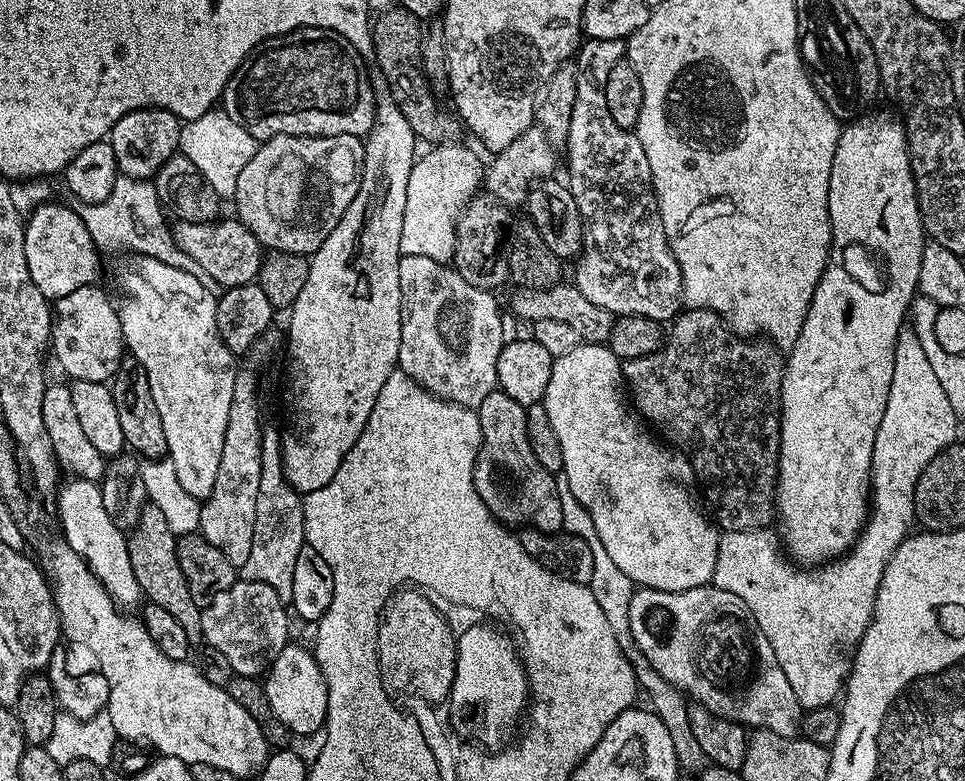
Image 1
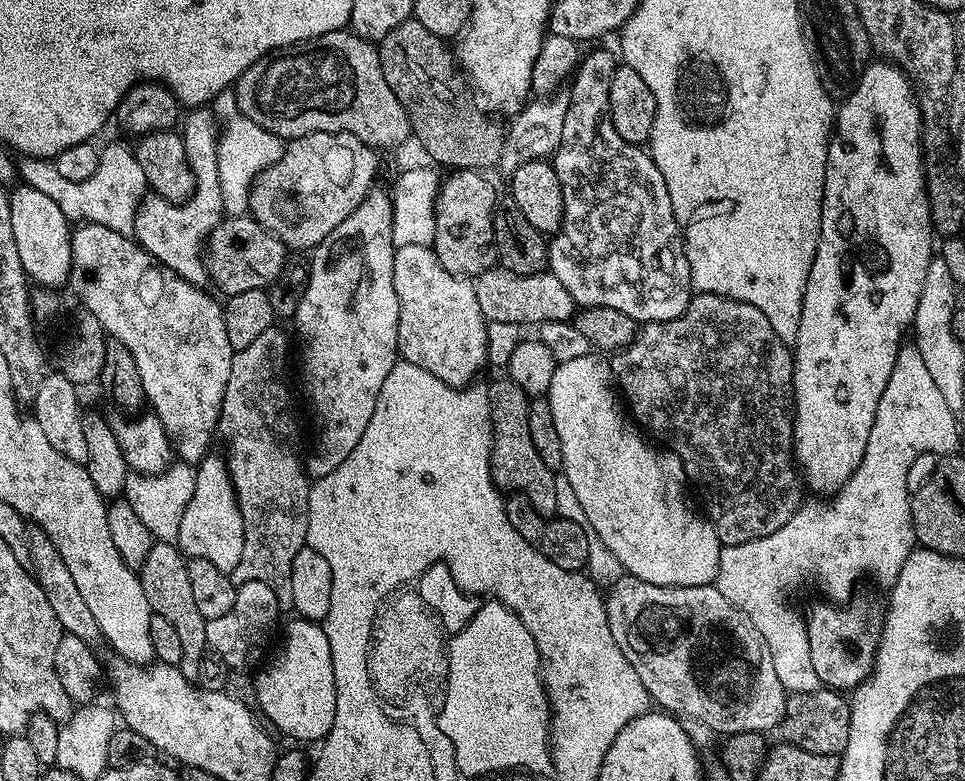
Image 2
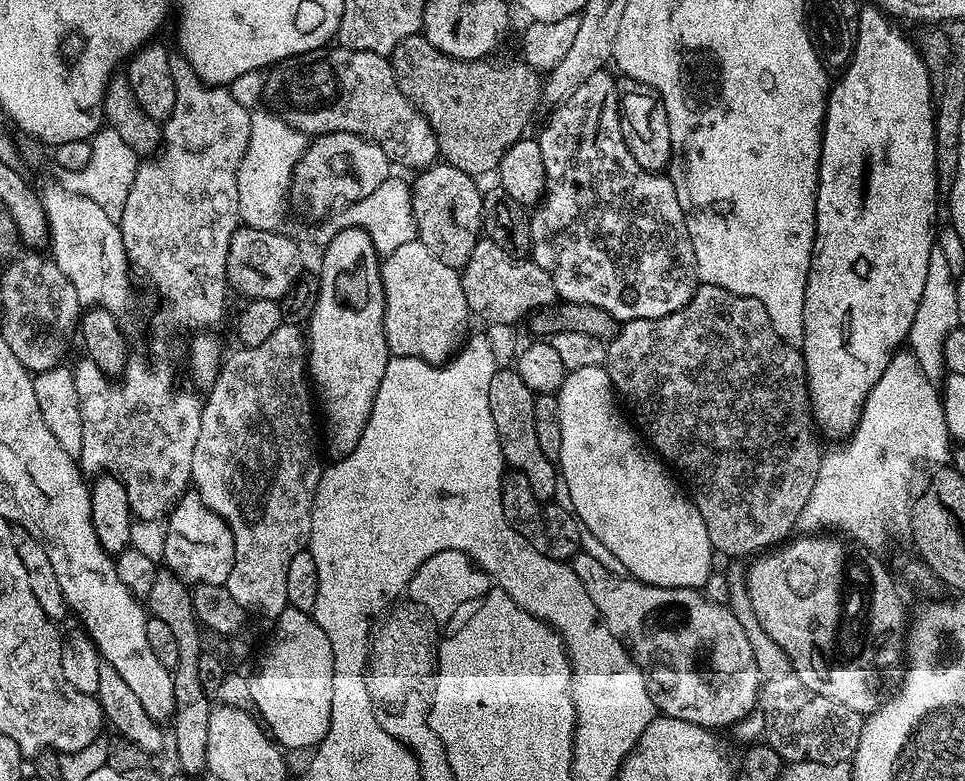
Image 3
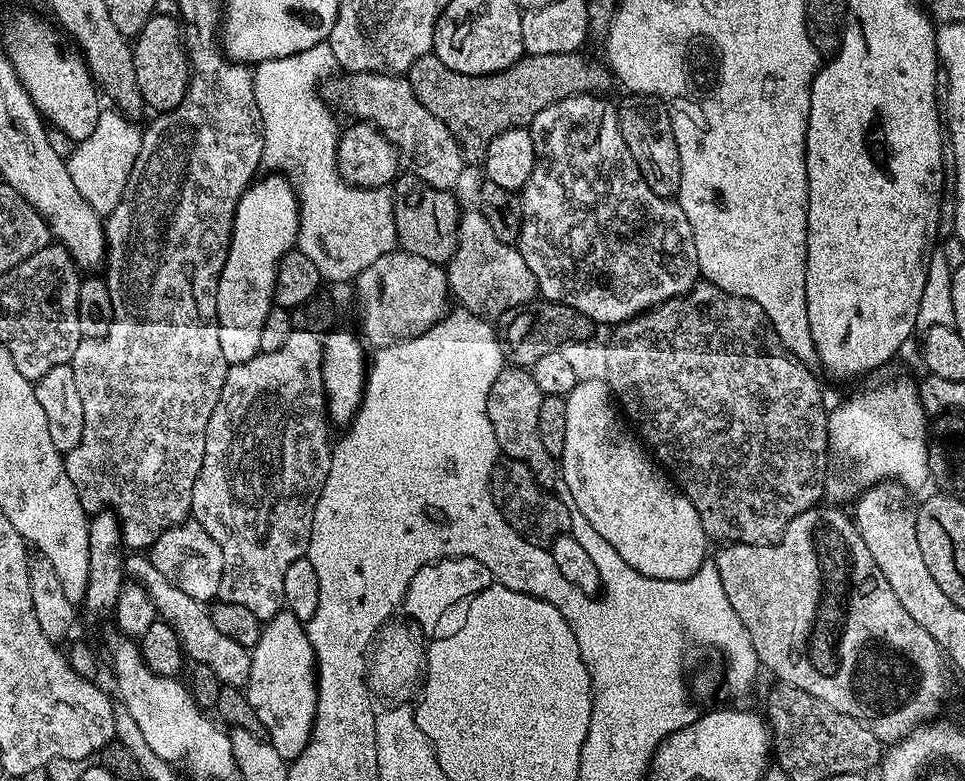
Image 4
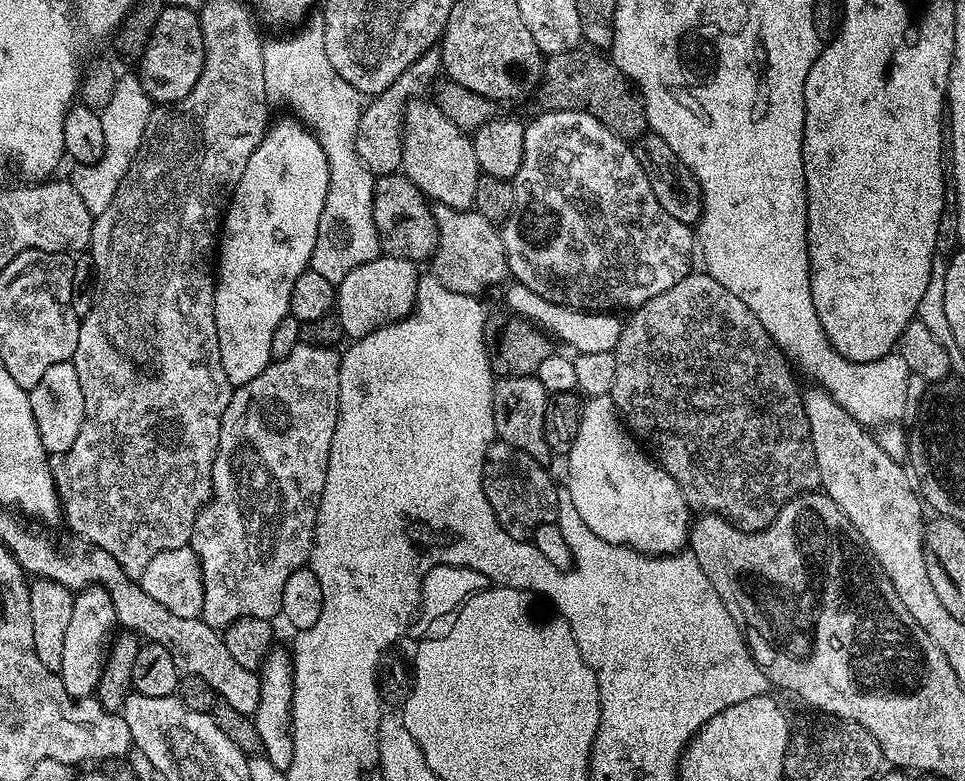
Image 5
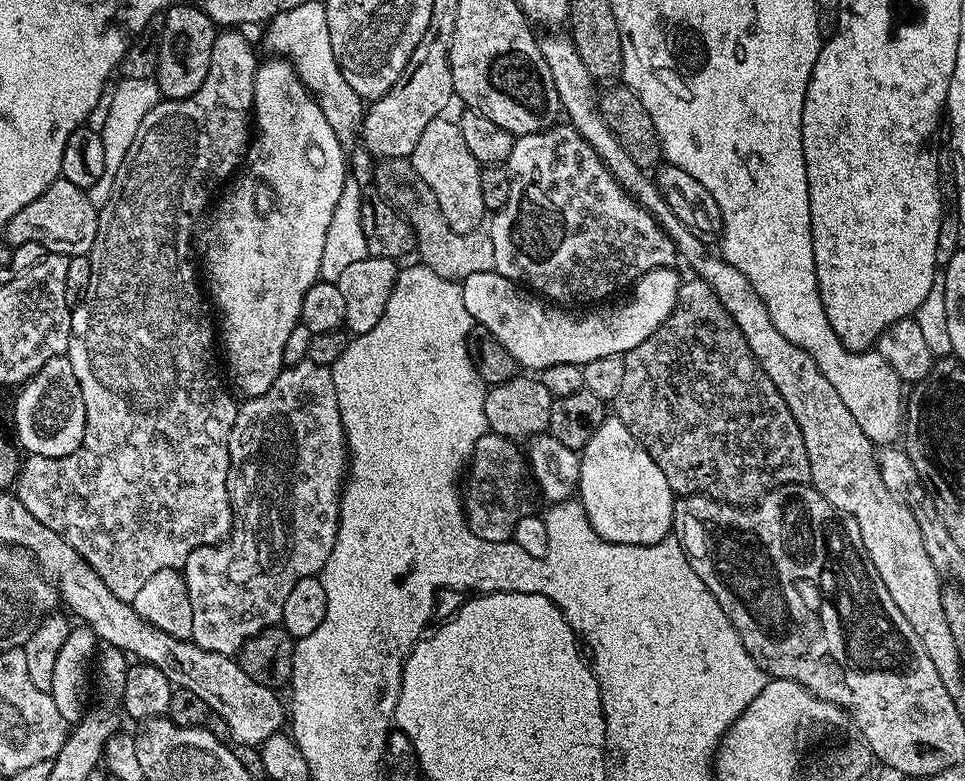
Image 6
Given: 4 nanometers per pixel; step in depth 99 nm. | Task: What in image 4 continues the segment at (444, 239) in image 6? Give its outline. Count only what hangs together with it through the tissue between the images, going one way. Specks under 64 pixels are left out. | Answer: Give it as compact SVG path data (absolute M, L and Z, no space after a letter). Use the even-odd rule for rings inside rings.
M478 210L461 211L456 249L448 259L446 271L448 290L455 303L476 316L499 318L506 310L530 304L538 296L536 279L530 274L530 266L526 266L519 247L502 242Z

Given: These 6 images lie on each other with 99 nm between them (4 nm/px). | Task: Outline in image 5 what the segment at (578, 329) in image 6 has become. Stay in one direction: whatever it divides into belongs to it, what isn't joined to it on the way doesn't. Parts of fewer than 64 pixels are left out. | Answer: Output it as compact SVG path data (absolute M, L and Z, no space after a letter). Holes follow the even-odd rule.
M515 282L509 283L504 290L504 300L508 303L507 311L509 313L519 316L521 320L528 321L529 325L548 333L559 343L561 340L562 343L576 348L575 350L615 349L622 327L622 320L619 320L619 315L567 308L565 304L550 302L546 298L534 294L534 290Z

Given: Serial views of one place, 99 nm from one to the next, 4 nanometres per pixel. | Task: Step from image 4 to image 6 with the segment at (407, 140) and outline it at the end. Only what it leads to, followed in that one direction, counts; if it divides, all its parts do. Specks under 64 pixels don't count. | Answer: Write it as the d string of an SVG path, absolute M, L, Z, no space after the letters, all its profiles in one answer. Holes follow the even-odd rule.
M444 114L436 116L430 126L426 126L410 159L422 182L434 190L434 198L438 198L438 206L452 229L455 232L474 232L485 223L486 215L482 202L482 165L474 158L474 154L470 154L470 149L462 139L459 123L455 119L447 120L446 117Z

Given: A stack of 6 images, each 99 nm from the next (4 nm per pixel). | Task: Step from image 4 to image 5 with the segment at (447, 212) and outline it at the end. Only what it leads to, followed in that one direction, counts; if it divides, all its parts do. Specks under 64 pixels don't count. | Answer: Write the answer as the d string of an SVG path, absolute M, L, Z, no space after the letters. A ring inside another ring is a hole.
M400 172L376 176L374 186L374 226L380 235L381 249L387 255L401 256L413 262L427 261L436 250L438 226L432 215L432 204L423 192Z

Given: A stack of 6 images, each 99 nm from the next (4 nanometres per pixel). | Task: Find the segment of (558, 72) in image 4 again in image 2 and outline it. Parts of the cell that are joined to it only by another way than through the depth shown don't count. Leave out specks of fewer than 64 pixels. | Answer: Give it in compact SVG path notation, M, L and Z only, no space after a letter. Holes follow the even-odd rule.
M415 18L394 26L390 34L378 41L382 78L386 78L386 86L394 90L394 98L402 102L408 120L412 123L412 136L420 139L433 165L445 164L448 170L488 170L491 164L492 167L499 165L505 129L499 119L489 118L477 109L453 53L444 44L447 43L441 37L430 34L430 30L426 30L426 26L422 26L422 22Z

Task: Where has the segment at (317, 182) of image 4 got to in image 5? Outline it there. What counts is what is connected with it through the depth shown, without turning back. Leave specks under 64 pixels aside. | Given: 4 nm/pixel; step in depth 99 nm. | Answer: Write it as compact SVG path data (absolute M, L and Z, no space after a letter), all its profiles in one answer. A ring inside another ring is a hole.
M338 70L332 72L332 76L296 76L296 88L284 88L284 92L288 92L287 103L296 107L295 115L315 132L322 150L326 150L330 166L330 186L326 194L326 206L322 206L322 218L318 222L318 238L314 242L310 268L311 271L322 274L326 282L339 286L342 278L346 278L346 274L350 274L354 266L362 266L362 262L370 262L382 252L380 235L374 226L374 173L361 160L354 147L354 122L360 119L362 94L354 90L354 86L350 86L350 82L346 82L346 78L338 74Z

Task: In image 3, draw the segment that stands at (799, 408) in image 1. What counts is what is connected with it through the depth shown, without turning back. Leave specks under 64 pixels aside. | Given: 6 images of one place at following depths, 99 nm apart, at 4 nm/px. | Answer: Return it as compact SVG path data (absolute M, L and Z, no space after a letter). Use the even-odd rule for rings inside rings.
M875 6L861 7L860 16L856 19L856 45L852 51L852 59L846 65L844 77L840 81L831 85L828 94L828 105L824 111L824 136L820 140L820 177L818 178L818 186L816 187L816 237L810 246L810 259L808 261L808 281L806 282L806 298L802 301L802 351L804 354L804 365L806 366L806 374L808 375L808 393L810 394L810 402L812 403L812 419L815 420L817 429L825 437L829 436L830 441L840 442L850 437L859 422L860 415L863 412L863 405L882 377L886 366L890 365L890 360L898 349L907 341L908 331L914 322L914 314L918 314L918 302L922 302L922 286L926 286L926 266L930 266L930 254L934 250L932 244L932 223L936 220L936 200L938 201L938 189L936 187L936 109L934 107L934 92L932 96L932 80L930 70L924 64L924 57L920 55L920 49L915 43L908 41L908 36L899 28L899 23L893 22L881 9Z

